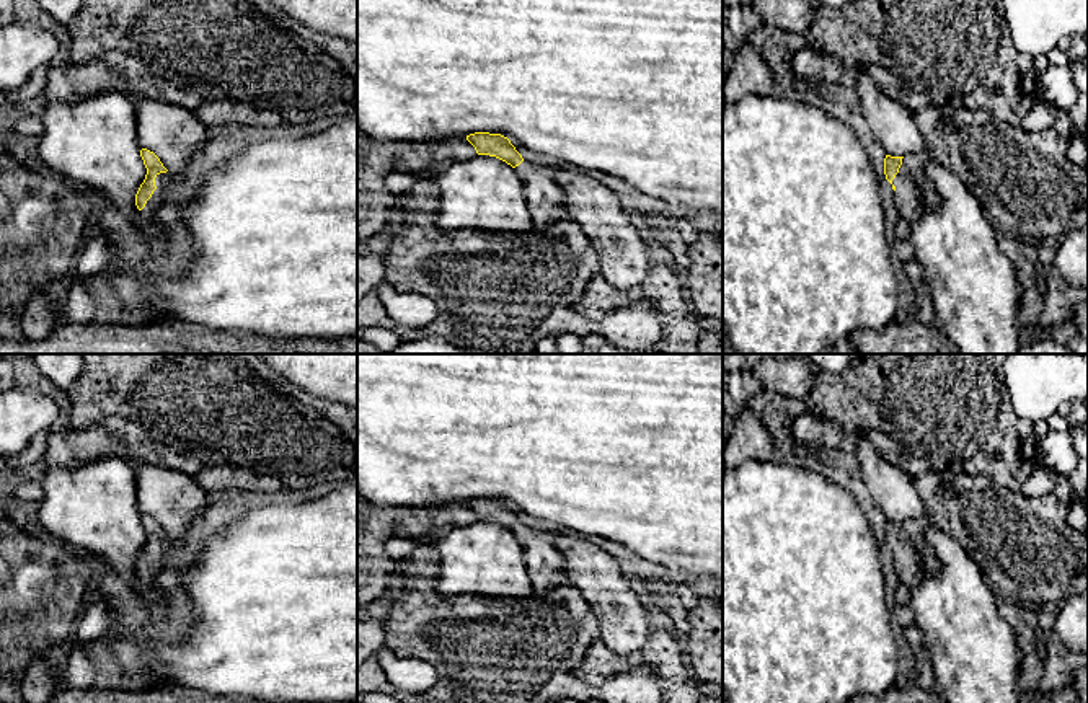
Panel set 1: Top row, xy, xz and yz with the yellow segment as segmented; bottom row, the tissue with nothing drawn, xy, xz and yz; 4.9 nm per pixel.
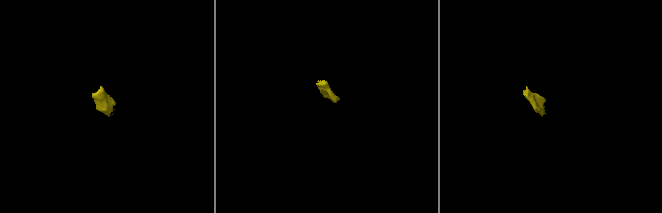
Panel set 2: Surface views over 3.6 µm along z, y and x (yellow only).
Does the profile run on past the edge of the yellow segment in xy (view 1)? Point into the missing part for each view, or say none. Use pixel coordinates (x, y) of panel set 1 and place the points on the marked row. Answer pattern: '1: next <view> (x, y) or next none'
1: next xy (162, 178)

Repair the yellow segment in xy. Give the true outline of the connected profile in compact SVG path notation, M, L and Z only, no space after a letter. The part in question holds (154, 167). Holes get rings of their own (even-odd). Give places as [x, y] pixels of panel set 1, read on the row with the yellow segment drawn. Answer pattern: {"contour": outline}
{"contour": "M147 148L140 150L140 157L147 175L135 194L135 206L140 212L148 214L160 204L161 191L168 181L168 170L160 158Z"}

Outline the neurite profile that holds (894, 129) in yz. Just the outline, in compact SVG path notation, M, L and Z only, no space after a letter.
M865 70L853 77L860 111L886 155L907 157L927 148L913 114L892 99Z

